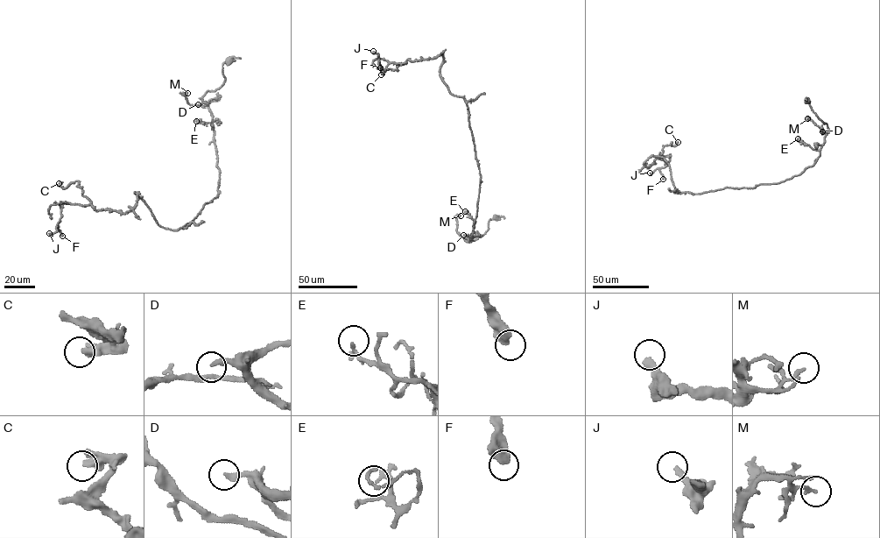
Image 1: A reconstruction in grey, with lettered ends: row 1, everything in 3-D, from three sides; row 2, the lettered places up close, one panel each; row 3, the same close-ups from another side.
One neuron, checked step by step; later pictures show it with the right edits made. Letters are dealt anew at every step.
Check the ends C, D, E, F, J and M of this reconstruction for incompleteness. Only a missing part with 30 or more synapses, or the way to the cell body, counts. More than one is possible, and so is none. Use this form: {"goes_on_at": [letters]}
{"goes_on_at": []}

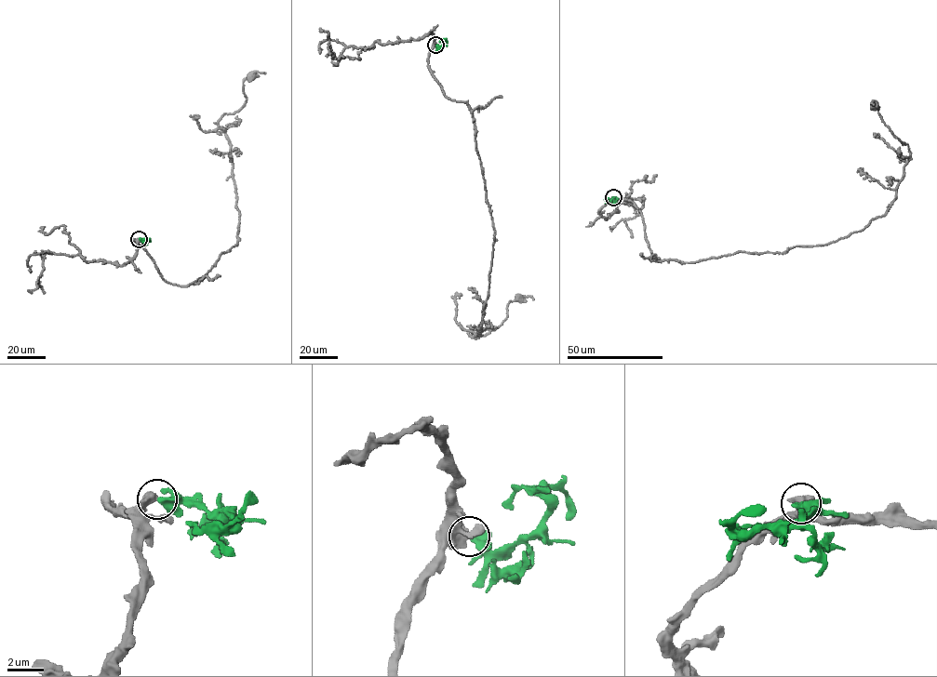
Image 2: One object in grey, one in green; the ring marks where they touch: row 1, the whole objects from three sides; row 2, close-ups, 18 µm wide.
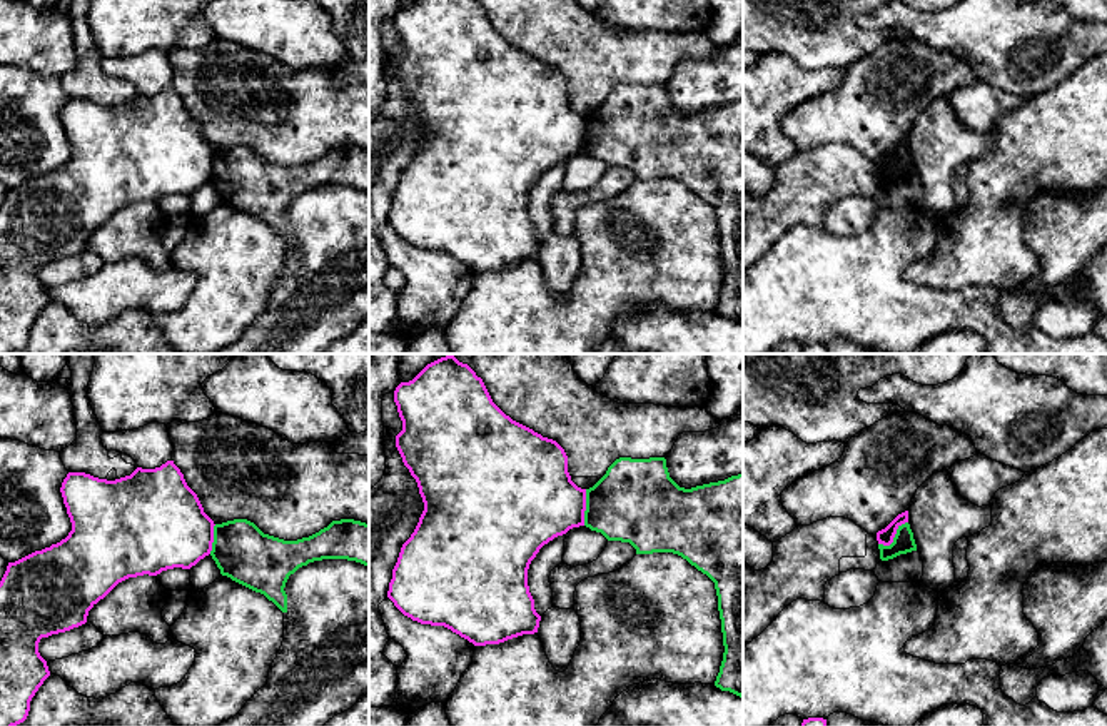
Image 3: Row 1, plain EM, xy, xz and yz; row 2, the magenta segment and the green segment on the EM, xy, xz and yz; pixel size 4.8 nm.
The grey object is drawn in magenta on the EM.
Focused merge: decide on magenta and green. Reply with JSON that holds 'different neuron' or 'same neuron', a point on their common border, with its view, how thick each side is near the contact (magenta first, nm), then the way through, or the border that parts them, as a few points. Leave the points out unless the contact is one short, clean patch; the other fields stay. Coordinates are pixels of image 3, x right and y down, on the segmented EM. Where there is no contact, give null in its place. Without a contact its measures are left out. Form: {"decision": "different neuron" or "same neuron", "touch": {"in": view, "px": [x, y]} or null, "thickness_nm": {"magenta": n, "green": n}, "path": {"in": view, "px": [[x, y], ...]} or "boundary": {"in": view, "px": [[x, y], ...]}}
{"decision": "different neuron", "touch": {"in": "yz", "px": [894, 536]}, "thickness_nm": {"magenta": 80, "green": 100}, "boundary": {"in": "yz", "px": [[907, 521], [897, 529], [889, 544], [879, 544]]}}

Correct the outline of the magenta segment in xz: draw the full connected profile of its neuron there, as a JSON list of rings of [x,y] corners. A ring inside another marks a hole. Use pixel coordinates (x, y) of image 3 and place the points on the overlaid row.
[[[452,354],[427,364],[412,381],[401,382],[394,391],[394,402],[402,421],[402,431],[396,436],[396,447],[404,466],[416,479],[424,511],[411,537],[402,544],[397,562],[392,569],[387,597],[412,621],[431,626],[444,626],[474,646],[499,644],[508,639],[538,633],[541,616],[534,609],[534,599],[528,586],[528,569],[539,549],[573,527],[584,526],[586,489],[578,487],[568,472],[568,456],[553,439],[543,437],[533,429],[513,421],[491,399],[484,382]]]

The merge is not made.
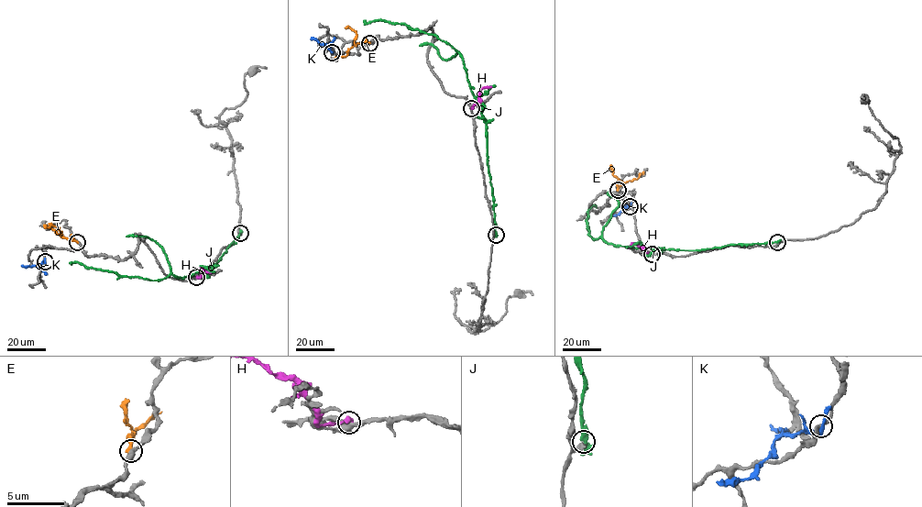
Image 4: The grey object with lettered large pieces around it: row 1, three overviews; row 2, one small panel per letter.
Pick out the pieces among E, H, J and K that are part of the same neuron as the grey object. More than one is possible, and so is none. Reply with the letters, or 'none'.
none

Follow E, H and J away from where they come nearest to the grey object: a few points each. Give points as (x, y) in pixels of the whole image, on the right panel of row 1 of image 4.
E: (618, 191), (624, 182), (637, 179), (644, 171)
H: (652, 254), (646, 255), (646, 251), (634, 243), (628, 248)
J: (778, 242), (687, 250), (615, 246), (606, 243), (602, 237), (594, 239), (589, 234), (586, 221), (593, 205)

